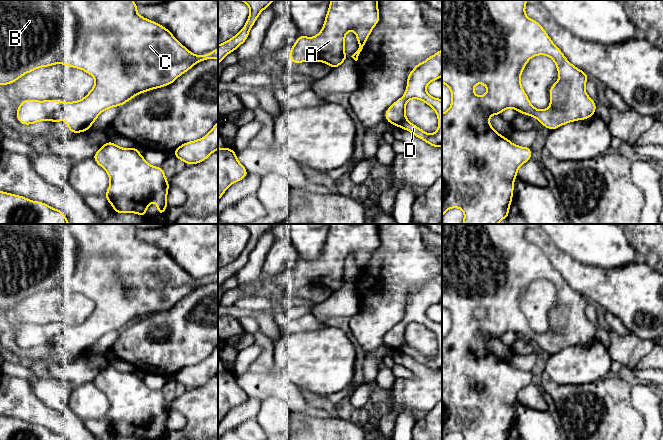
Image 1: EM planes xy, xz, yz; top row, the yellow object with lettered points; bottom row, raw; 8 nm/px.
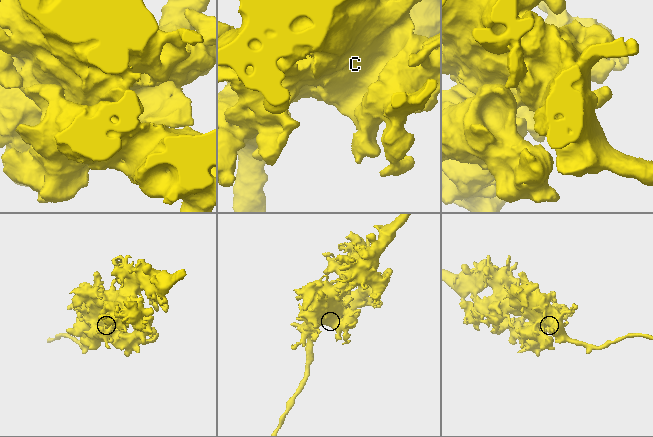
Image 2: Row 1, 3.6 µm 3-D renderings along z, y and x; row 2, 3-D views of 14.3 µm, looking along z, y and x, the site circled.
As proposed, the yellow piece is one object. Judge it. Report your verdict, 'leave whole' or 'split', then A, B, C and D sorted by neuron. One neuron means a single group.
leave whole; A B C D

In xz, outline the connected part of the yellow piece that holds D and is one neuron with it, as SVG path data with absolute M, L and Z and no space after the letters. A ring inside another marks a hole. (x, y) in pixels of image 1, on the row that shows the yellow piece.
M442 49L429 56L423 63L417 63L409 73L407 87L404 95L395 101L385 112L388 123L394 124L424 140L429 145L439 148L442 146L442 99L434 98L426 91L427 85L442 77ZM410 99L419 99L436 111L438 129L433 134L428 134L418 126L409 122L405 108Z

